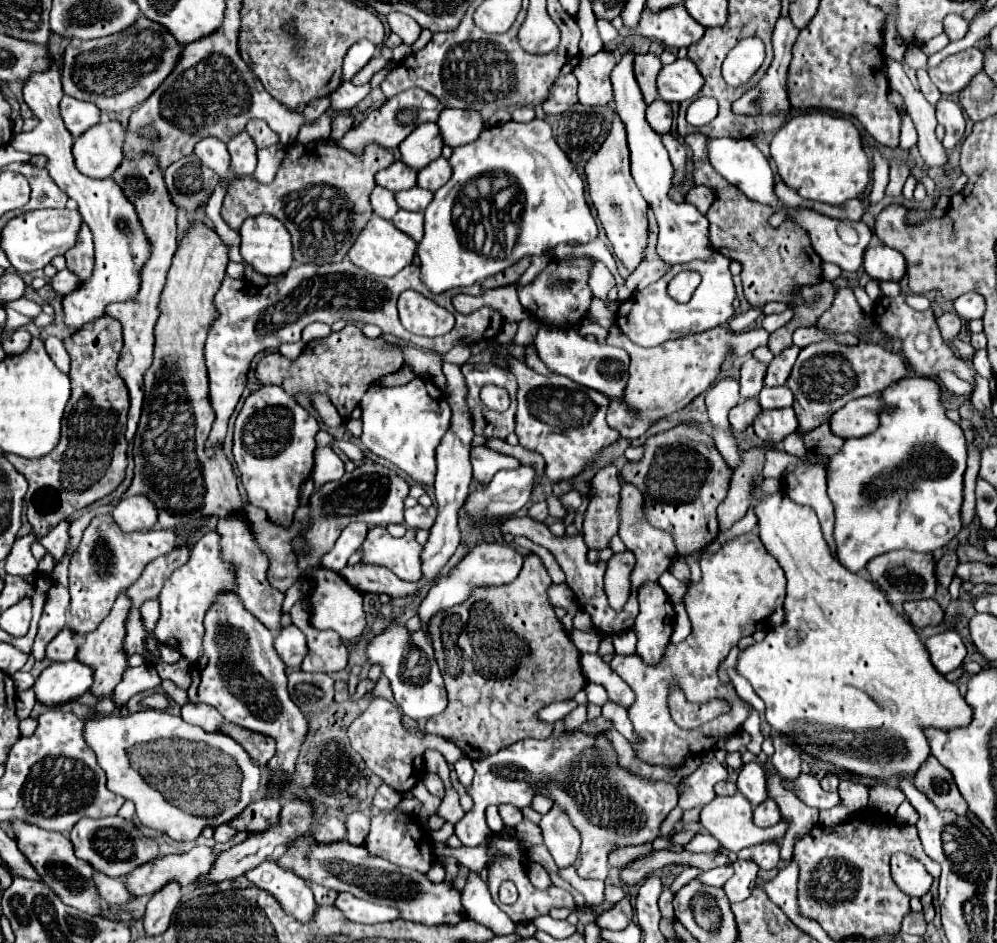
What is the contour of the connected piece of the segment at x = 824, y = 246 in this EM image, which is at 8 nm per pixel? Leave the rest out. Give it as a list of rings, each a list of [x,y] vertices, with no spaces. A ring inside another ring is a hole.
[[[789,208],[787,214],[801,222],[801,226],[807,226],[807,232],[811,234],[811,242],[815,252],[821,256],[823,262],[837,264],[843,272],[857,272],[863,264],[863,252],[871,240],[873,230],[865,222],[849,222],[849,220],[835,220],[827,218],[823,214],[817,214],[813,210],[801,210],[801,208]],[[841,224],[849,224],[857,230],[859,242],[855,246],[843,244],[843,240],[837,234],[837,228]]]

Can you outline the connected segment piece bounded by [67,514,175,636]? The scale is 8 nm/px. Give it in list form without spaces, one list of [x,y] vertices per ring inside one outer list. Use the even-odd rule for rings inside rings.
[[[111,514],[95,516],[83,532],[83,538],[71,556],[69,562],[69,622],[67,628],[75,636],[85,636],[93,632],[103,618],[111,612],[113,602],[119,592],[133,586],[141,576],[143,568],[175,548],[175,532],[173,530],[147,530],[147,532],[123,532]]]

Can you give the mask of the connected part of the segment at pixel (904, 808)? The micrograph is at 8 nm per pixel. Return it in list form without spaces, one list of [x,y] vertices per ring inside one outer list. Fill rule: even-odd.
[[[905,800],[905,802],[899,806],[899,810],[897,810],[897,814],[895,814],[895,820],[897,820],[899,824],[915,824],[915,822],[919,820],[919,814],[917,814],[915,808],[909,804],[909,800]]]

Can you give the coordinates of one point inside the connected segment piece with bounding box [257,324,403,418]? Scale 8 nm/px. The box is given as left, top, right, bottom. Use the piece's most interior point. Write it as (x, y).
(346, 362)

